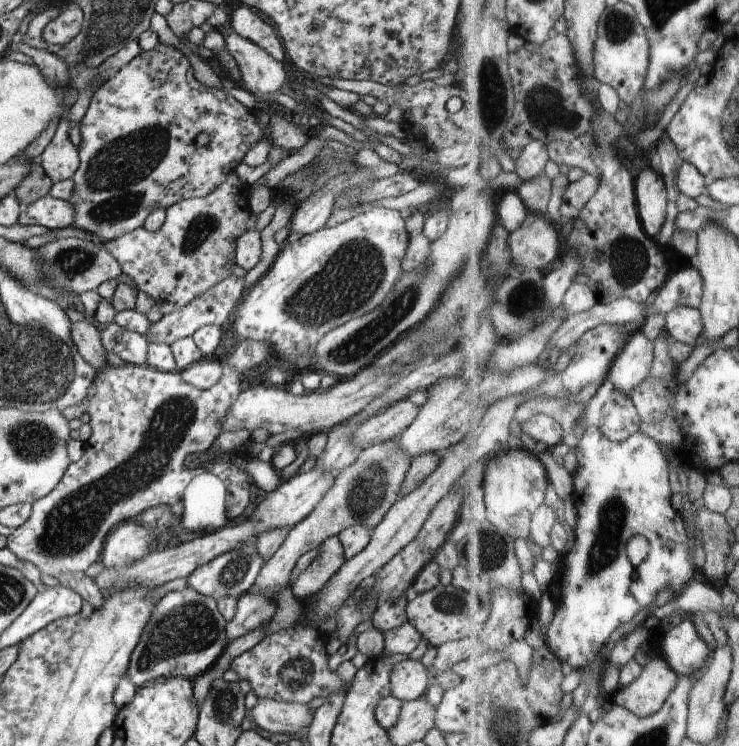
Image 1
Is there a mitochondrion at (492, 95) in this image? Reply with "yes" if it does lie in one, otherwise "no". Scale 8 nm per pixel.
yes

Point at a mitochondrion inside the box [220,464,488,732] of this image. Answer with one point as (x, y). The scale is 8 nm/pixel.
(296, 673)

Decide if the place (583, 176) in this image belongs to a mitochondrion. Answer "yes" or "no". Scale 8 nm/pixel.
no

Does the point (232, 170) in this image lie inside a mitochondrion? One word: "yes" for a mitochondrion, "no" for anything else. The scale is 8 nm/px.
no

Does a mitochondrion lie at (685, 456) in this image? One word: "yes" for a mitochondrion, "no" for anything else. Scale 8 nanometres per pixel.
no

